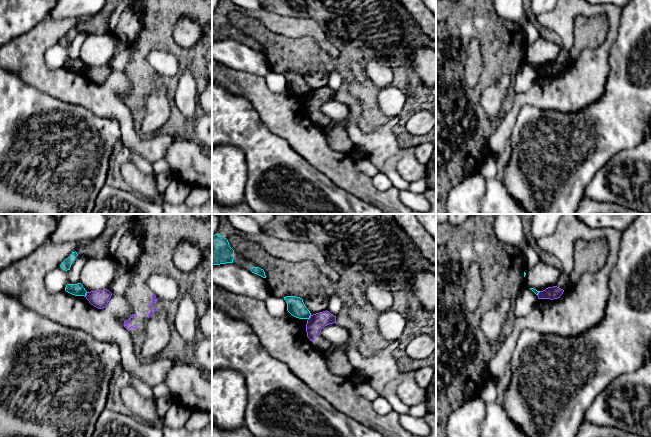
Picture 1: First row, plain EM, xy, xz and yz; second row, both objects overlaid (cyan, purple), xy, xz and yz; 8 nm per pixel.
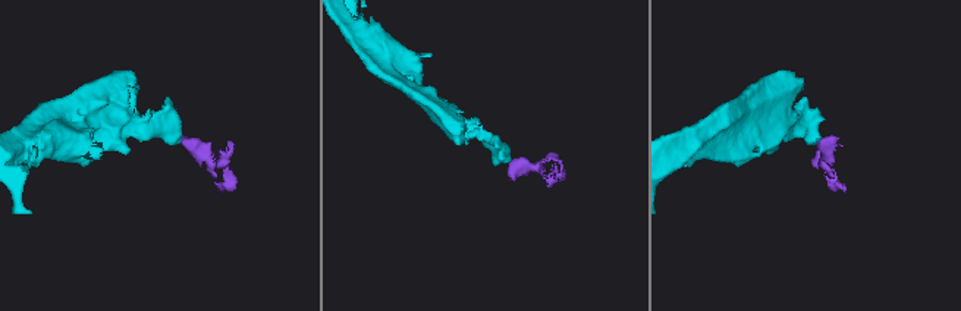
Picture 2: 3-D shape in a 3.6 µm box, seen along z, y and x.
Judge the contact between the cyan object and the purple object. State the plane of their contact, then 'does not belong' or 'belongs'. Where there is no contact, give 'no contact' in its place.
xy | does not belong

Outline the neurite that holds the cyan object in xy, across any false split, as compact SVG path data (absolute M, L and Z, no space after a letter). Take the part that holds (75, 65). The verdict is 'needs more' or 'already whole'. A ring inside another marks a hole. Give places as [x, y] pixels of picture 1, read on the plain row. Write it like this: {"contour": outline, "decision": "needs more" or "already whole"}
{"contour": "M81 59L78 60L67 60L65 63L65 67L75 71L75 72L86 72L87 67L83 63Z", "decision": "already whole"}

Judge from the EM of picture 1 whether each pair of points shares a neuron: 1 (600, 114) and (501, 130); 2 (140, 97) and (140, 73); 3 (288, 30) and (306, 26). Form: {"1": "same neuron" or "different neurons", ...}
{"1": "different neurons", "2": "same neuron", "3": "same neuron"}

